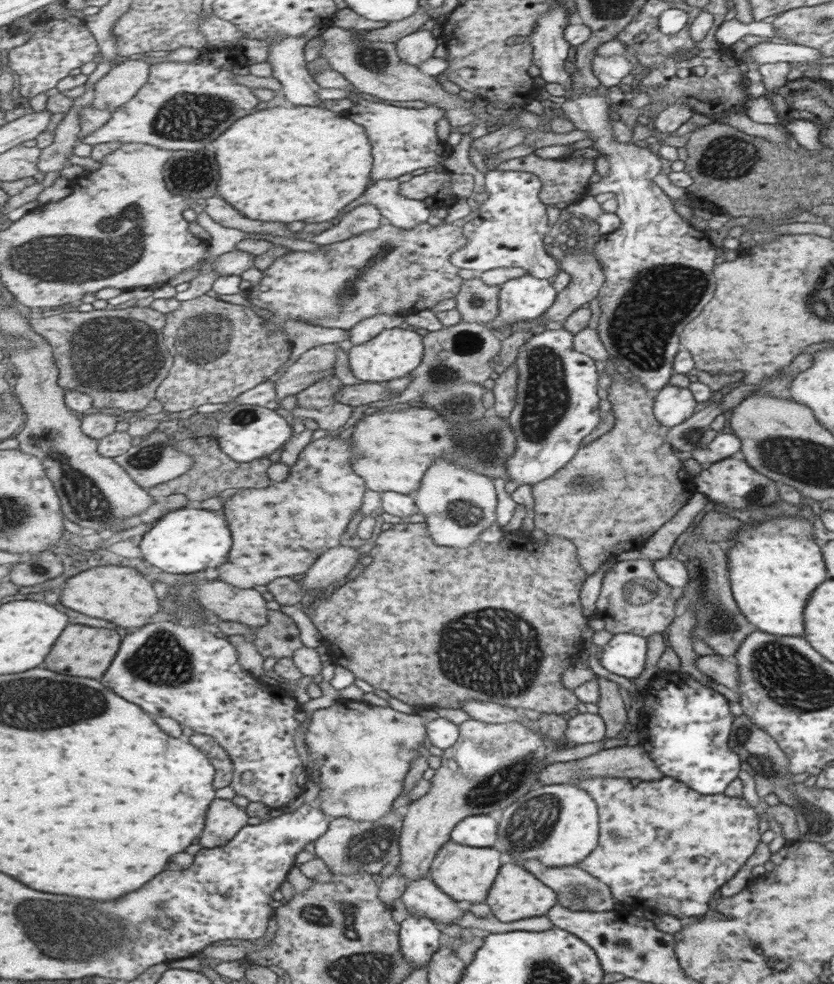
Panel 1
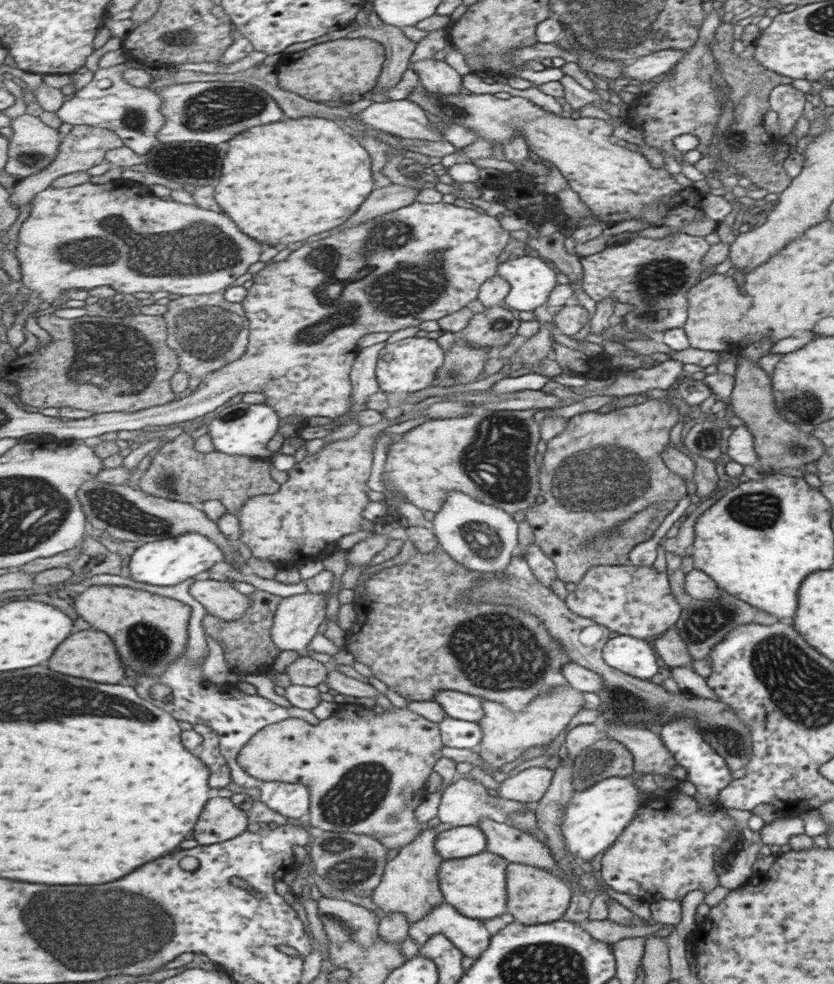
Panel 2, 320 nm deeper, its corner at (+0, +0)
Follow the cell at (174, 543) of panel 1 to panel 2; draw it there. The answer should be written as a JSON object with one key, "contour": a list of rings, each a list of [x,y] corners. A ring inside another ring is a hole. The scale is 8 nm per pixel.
{"contour":[[[188,533],[179,537],[145,543],[132,553],[128,568],[130,578],[135,581],[155,586],[177,586],[195,574],[211,570],[214,564],[221,561],[227,561],[227,557],[216,542],[201,534]]]}

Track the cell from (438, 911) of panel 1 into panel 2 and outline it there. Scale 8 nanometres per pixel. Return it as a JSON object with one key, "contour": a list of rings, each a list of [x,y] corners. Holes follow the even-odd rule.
{"contour":[[[445,902],[419,922],[410,923],[409,938],[423,947],[437,934],[445,934],[464,956],[479,958],[488,949],[491,936],[480,920],[461,914],[453,905]]]}

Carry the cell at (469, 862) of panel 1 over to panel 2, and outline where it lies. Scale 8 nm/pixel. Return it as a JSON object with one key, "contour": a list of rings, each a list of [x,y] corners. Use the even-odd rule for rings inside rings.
{"contour":[[[487,850],[472,857],[444,860],[439,876],[446,902],[475,920],[501,916],[505,912],[505,866],[507,859]]]}

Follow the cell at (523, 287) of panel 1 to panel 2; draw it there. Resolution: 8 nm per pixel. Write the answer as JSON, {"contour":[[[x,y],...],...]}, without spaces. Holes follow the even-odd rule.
{"contour":[[[509,256],[499,264],[496,274],[505,280],[510,288],[504,303],[518,312],[532,311],[541,306],[557,284],[555,272],[547,264],[543,264],[539,256]]]}

